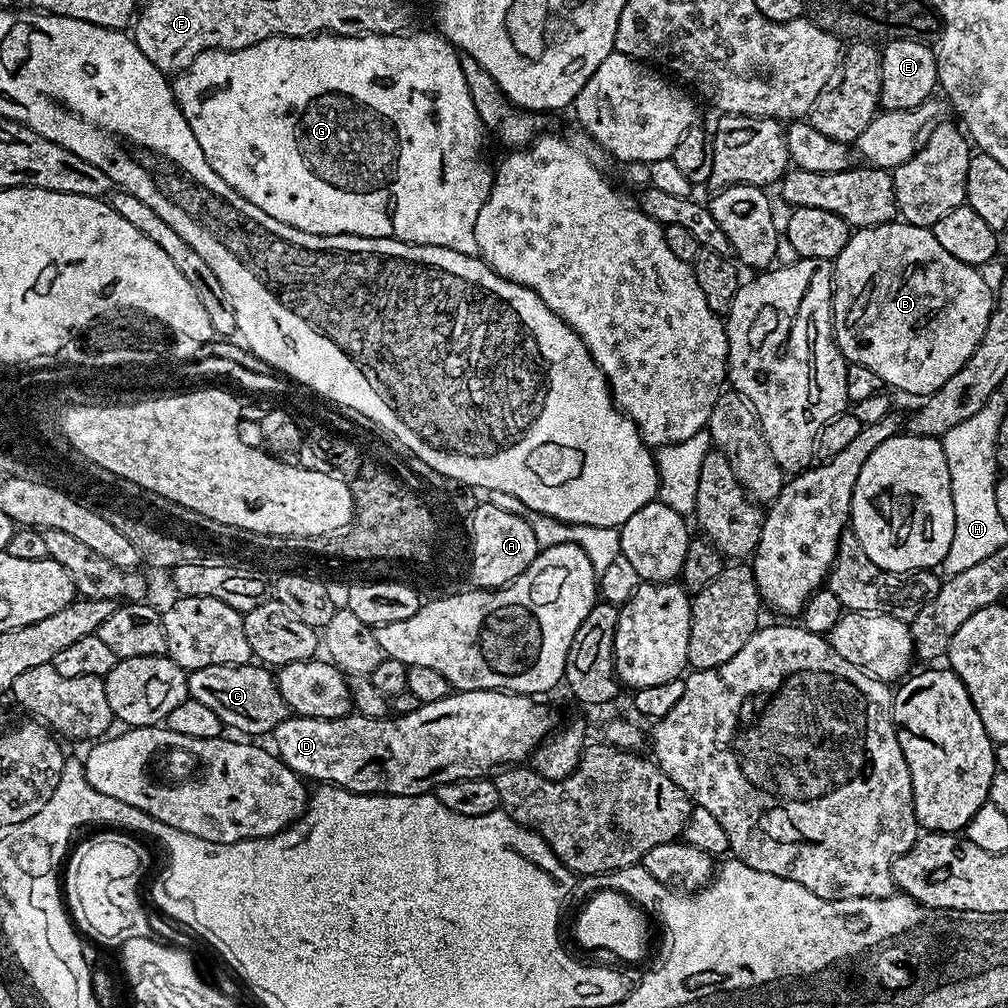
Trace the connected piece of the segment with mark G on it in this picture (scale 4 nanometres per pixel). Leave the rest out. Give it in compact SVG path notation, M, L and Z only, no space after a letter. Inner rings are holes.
M420 32L417 36L271 36L236 52L211 48L209 52L198 54L198 58L171 81L172 94L190 130L194 130L194 138L198 138L206 162L210 162L218 178L227 182L239 196L254 202L258 210L266 210L270 218L306 230L306 234L390 238L407 244L442 246L446 250L458 250L458 254L475 256L474 222L490 194L494 172L480 161L480 143L486 132L474 110L474 98L470 98L466 78L462 78L461 53L443 36L432 32Z

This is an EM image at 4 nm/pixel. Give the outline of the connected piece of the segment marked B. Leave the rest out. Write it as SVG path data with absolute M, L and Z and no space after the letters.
M893 222L853 231L849 235L842 254L836 256L832 269L832 335L835 336L836 345L840 347L845 361L848 364L866 366L866 370L874 370L874 374L878 374L881 385L888 387L889 384L890 387L897 388L898 391L905 392L908 396L923 398L932 395L946 382L950 382L950 378L954 378L954 374L958 374L958 370L962 370L962 366L966 366L970 354L974 354L974 350L986 334L986 326L994 303L994 292L990 284L988 288L988 284L980 272L983 271L977 265L958 262L958 258L954 258L954 254L950 254L938 243L938 238L934 238L930 228Z

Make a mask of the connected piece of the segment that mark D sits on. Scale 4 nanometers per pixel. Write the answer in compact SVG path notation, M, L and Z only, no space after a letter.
M481 688L478 690L470 690L469 692L456 690L438 702L421 704L418 710L414 710L414 714L406 714L405 716L389 714L382 720L364 717L359 714L349 714L342 718L334 718L333 720L292 714L271 732L270 740L276 743L276 745L274 745L274 751L276 755L279 756L281 762L286 766L290 766L290 770L294 770L297 776L307 778L309 781L312 779L316 780L315 782L335 784L336 787L345 788L351 792L367 792L378 796L422 796L431 793L440 784L445 784L446 782L458 782L462 778L487 777L489 774L495 773L498 766L523 765L525 761L531 757L532 751L535 750L543 740L547 740L554 731L552 712L546 705L539 704L540 702L539 699L530 696L522 696L518 692L499 692L498 690L482 690Z

